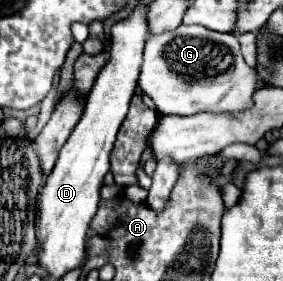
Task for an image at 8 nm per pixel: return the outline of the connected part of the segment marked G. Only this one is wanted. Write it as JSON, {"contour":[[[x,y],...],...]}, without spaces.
{"contour":[[[180,25],[176,31],[166,35],[148,37],[138,87],[142,93],[152,97],[158,113],[162,115],[194,115],[198,111],[236,113],[252,107],[252,95],[258,89],[258,73],[244,61],[236,35],[214,33],[202,25]]]}

